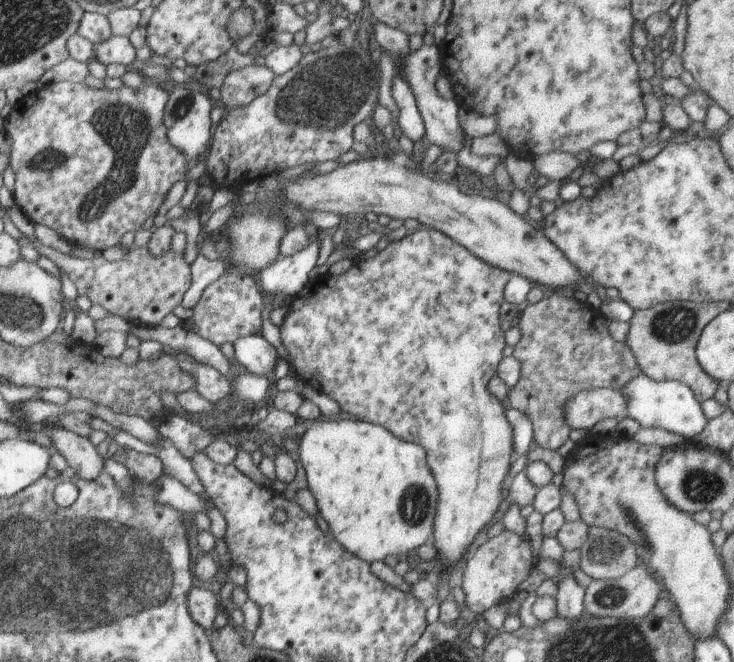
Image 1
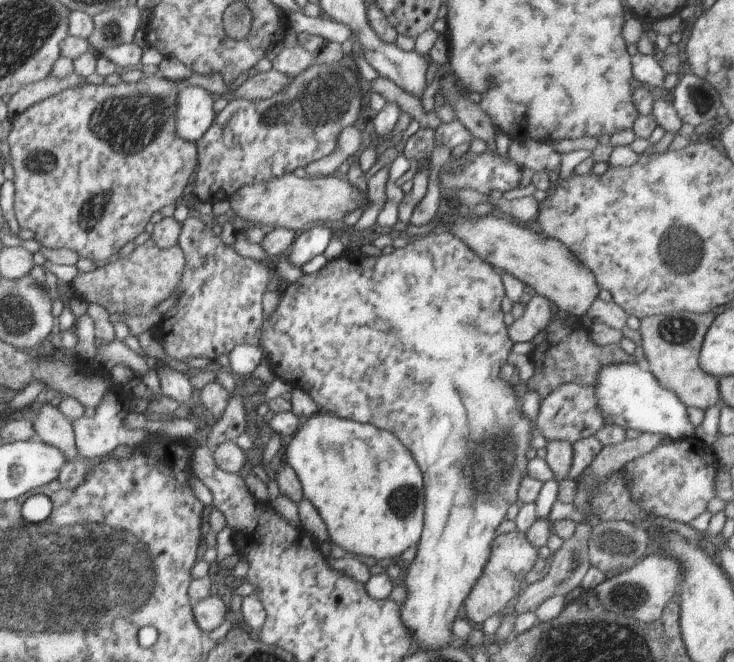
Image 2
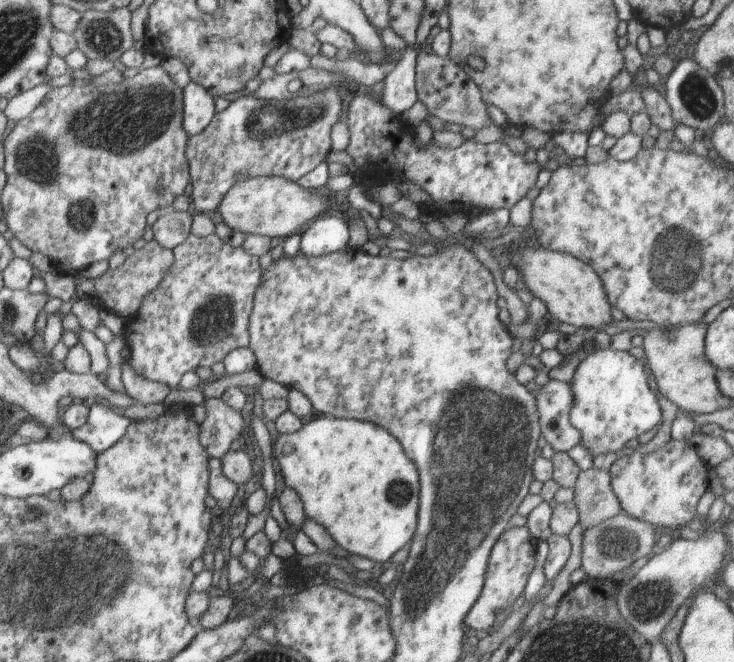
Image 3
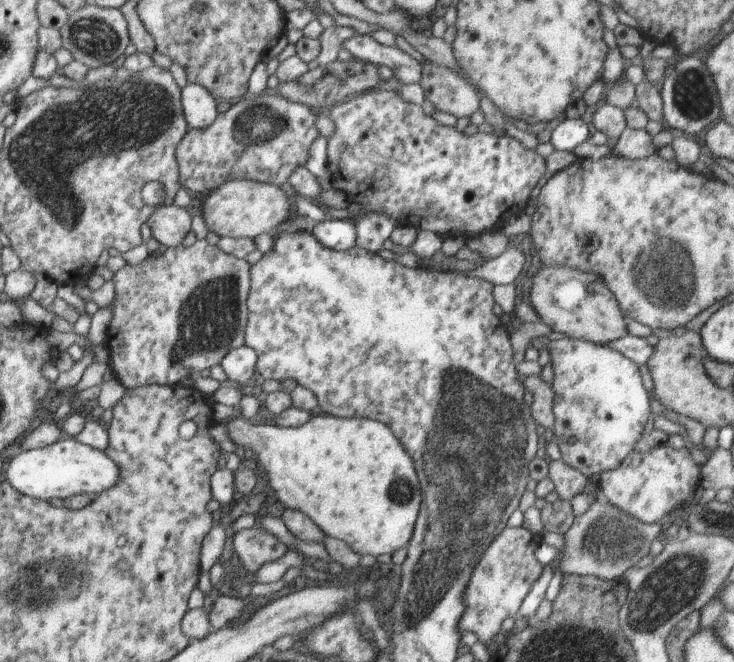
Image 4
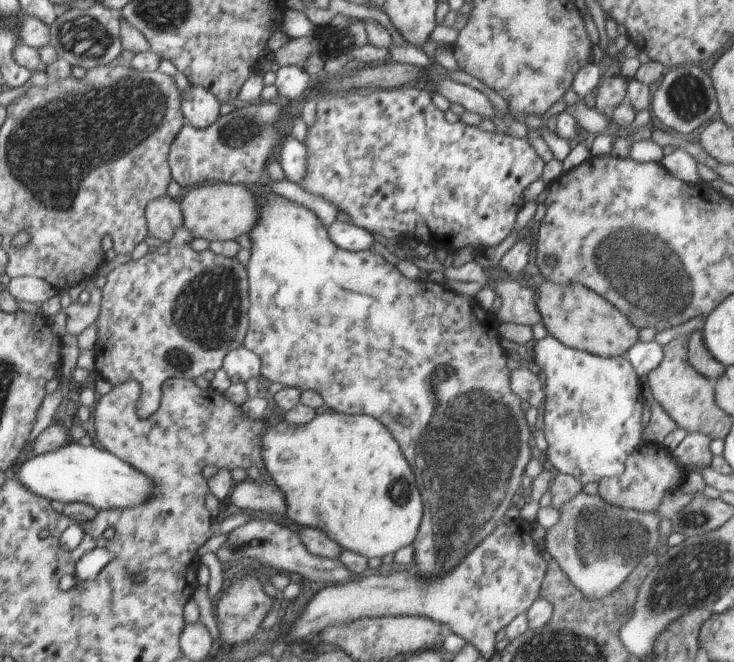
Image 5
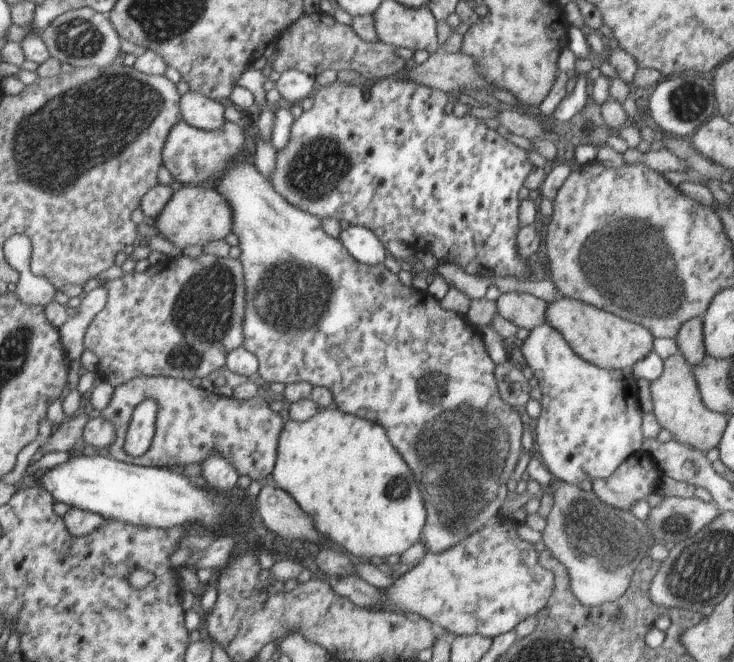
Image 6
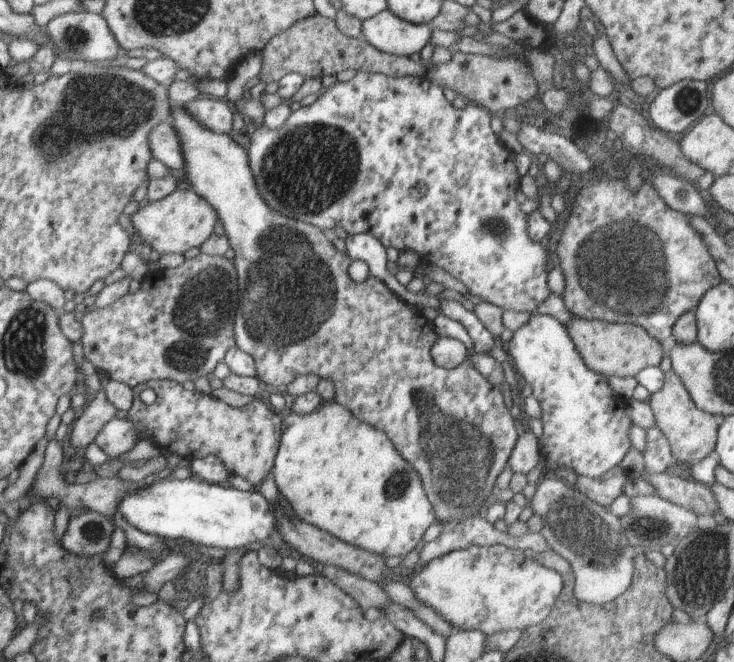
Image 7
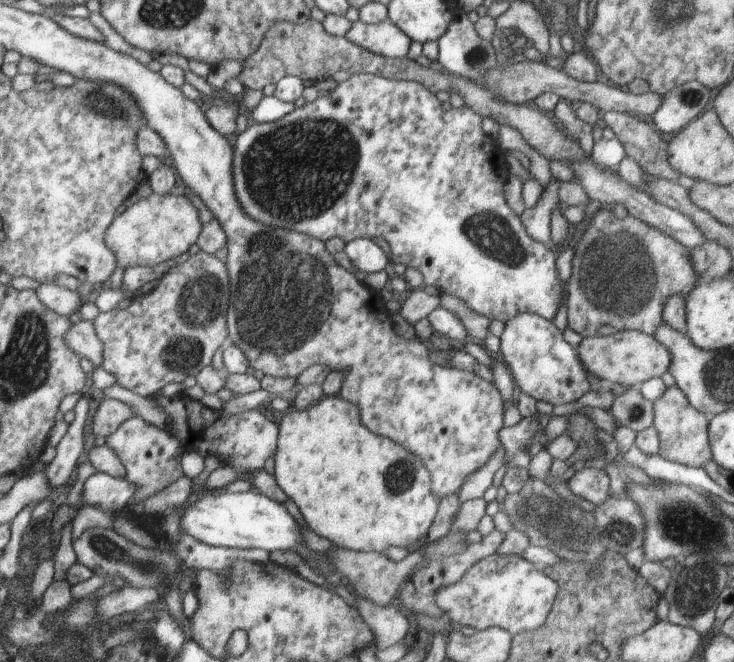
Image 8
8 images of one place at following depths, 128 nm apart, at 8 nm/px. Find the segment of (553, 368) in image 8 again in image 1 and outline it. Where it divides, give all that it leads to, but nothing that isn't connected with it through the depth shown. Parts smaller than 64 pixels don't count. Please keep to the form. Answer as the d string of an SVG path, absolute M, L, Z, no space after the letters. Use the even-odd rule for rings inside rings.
M641 372L618 389L627 400L626 416L633 418L641 425L640 428L664 428L668 432L680 434L685 441L697 437L707 425L699 400L694 396L688 385L680 381L655 381Z

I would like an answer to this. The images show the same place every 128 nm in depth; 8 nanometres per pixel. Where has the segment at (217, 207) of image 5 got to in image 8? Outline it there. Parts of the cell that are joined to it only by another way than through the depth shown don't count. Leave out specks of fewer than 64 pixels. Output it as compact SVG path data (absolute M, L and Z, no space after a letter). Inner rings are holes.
M153 192L128 207L120 216L116 216L114 222L106 230L105 243L115 253L115 261L120 268L125 270L130 267L152 268L166 261L172 261L178 255L188 251L190 245L197 242L200 234L202 234L202 224L198 219L197 209L185 195L174 196L170 193L159 195Z

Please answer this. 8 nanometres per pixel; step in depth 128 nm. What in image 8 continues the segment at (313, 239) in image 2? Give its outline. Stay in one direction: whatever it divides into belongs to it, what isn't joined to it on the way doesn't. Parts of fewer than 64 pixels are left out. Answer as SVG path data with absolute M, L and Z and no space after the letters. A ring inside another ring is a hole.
M354 239L343 249L354 267L366 274L389 268L390 261L384 250L370 239Z

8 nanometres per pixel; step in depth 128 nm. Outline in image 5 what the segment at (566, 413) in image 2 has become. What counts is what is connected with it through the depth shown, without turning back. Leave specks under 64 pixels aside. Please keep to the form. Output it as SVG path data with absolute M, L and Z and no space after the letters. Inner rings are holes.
M518 367L510 372L506 372L510 379L512 392L521 400L528 402L530 406L534 406L537 410L540 404L545 401L544 389L538 376L530 369Z

